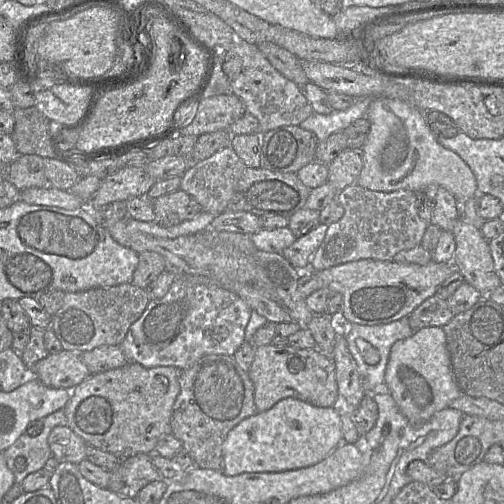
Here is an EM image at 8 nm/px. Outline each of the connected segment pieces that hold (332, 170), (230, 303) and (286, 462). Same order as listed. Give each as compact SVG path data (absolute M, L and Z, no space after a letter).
M346 149L327 165L330 185L341 191L347 186L356 184L363 168L363 158L360 150Z
M176 276L165 296L150 300L141 317L130 326L120 347L129 362L183 370L209 354L233 356L245 341L251 311L234 292L194 284Z
M285 398L268 410L245 418L228 433L223 443L222 472L236 476L305 468L325 459L341 443L341 419L333 407L317 407L296 398Z

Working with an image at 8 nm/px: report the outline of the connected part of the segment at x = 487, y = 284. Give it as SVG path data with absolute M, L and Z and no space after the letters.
M461 217L452 234L456 243L453 265L464 277L465 282L486 297L502 285L495 272L488 241L478 228Z

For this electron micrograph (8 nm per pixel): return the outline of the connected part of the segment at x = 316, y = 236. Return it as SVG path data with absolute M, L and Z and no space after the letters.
M320 223L307 234L297 238L281 255L297 270L308 269L312 256L325 238L327 229L328 225Z

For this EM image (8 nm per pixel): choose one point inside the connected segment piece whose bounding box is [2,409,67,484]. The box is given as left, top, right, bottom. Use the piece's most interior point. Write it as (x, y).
(28, 454)

